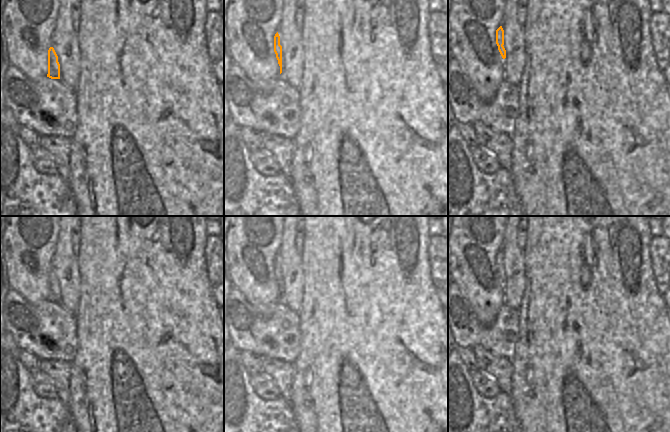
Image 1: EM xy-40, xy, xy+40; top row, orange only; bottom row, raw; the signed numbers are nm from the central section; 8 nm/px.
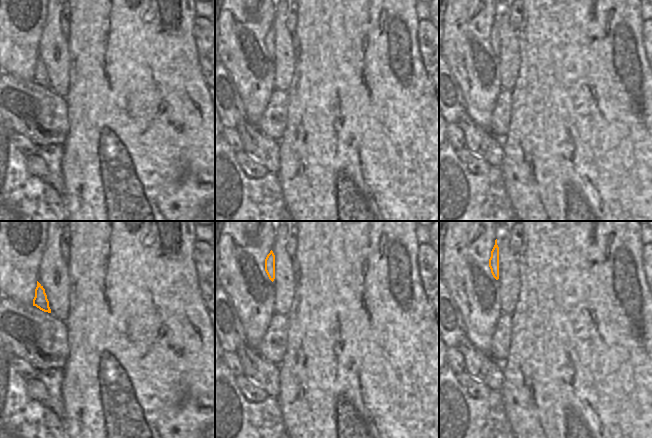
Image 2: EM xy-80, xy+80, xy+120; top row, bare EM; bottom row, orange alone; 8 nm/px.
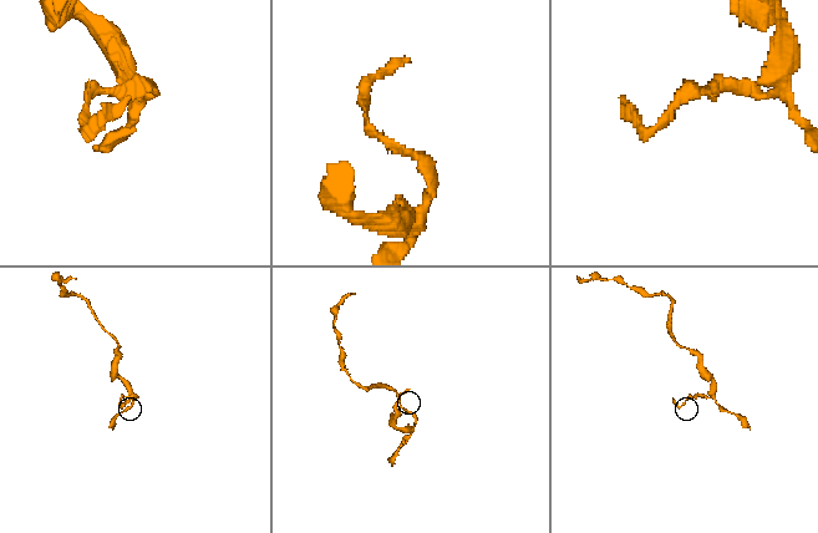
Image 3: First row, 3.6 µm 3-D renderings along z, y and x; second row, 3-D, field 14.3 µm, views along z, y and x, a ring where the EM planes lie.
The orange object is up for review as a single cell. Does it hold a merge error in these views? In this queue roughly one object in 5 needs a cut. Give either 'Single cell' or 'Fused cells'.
Single cell.

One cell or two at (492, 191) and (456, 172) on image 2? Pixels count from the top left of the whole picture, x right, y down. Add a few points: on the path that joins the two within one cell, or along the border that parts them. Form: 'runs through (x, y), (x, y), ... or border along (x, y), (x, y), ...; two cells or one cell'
runs through (483, 191), (479, 191), (465, 179); one cell

